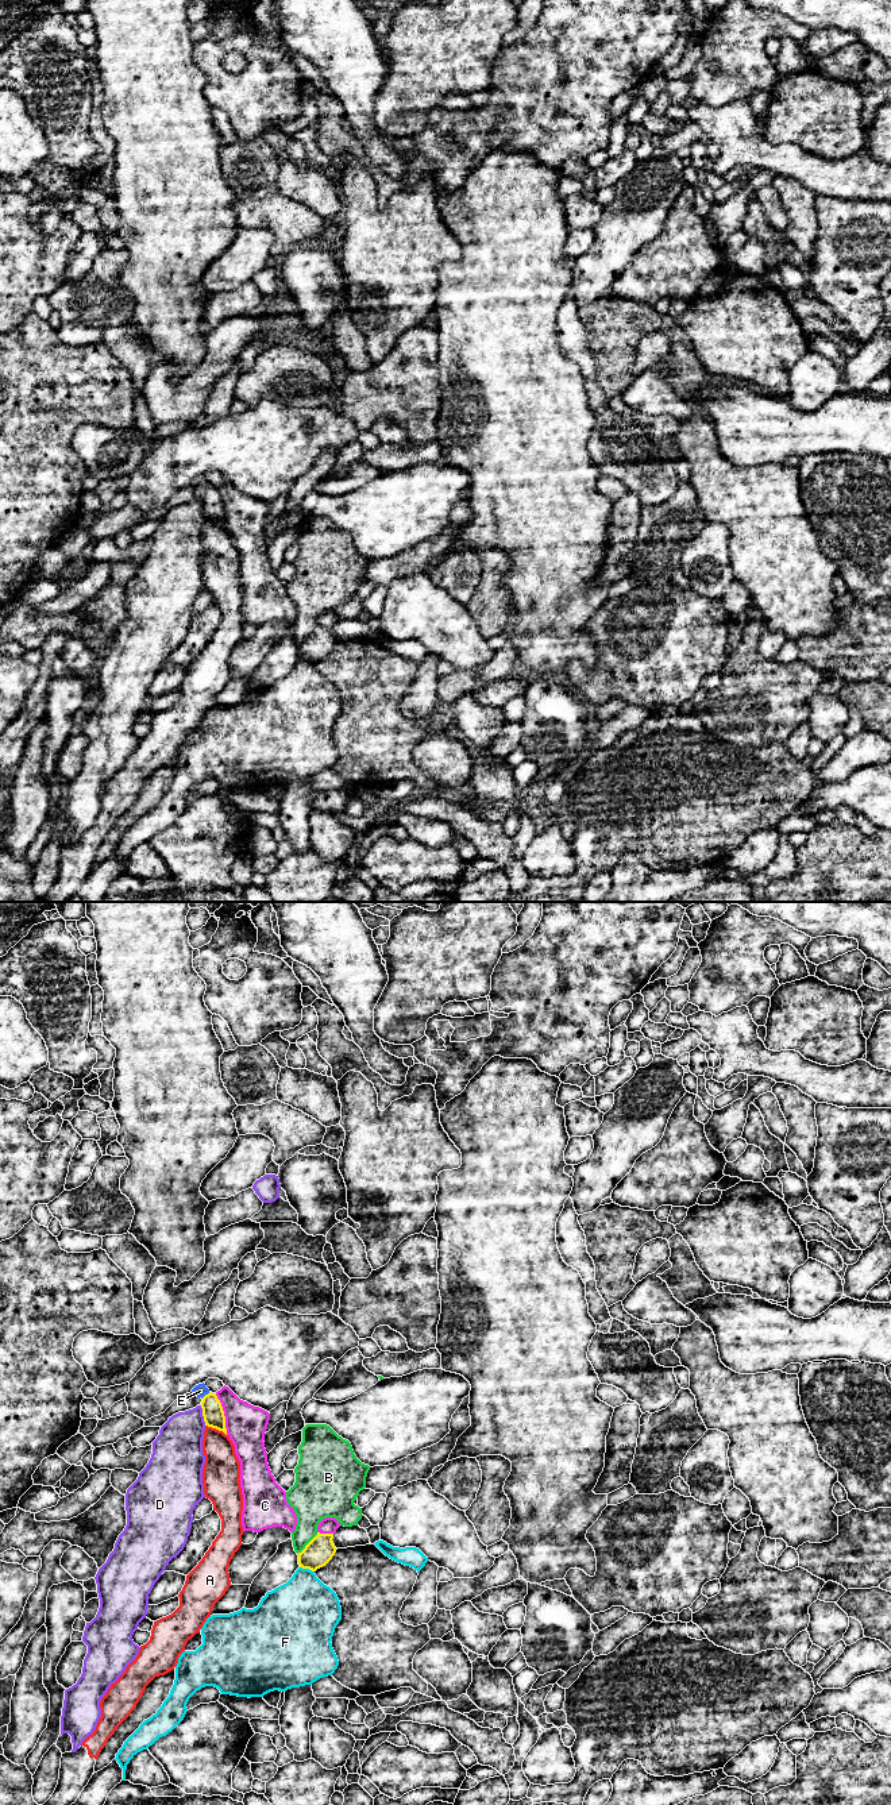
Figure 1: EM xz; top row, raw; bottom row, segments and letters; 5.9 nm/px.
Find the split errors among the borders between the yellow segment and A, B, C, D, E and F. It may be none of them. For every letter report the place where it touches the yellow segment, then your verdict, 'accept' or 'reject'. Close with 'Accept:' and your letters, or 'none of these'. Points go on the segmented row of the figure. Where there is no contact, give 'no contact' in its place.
A: xz (216, 1429) | reject
B: xz (308, 1543) | reject
C: xz (223, 1414) | reject
D: xz (203, 1415) | reject
E: xz (205, 1395) | accept
F: xz (307, 1568) | reject
Accept: E

